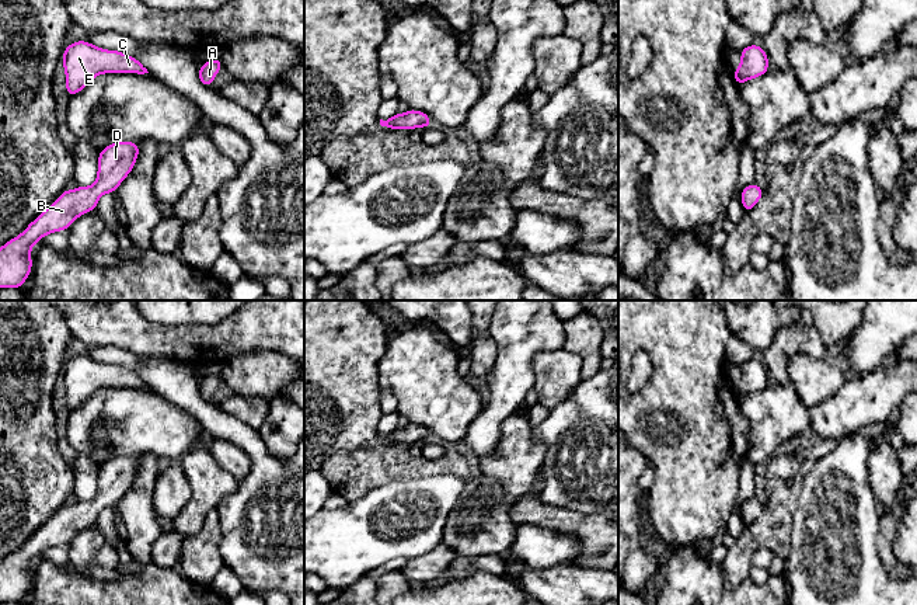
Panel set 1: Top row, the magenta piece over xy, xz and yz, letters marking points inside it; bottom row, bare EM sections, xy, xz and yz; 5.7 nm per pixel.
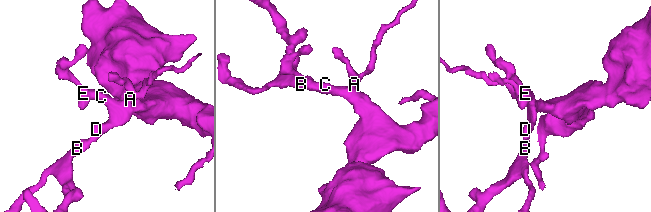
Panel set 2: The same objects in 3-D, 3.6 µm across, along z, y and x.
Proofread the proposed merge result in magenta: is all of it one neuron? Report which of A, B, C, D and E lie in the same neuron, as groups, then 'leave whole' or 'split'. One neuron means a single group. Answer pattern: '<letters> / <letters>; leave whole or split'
A B C D E; leave whole

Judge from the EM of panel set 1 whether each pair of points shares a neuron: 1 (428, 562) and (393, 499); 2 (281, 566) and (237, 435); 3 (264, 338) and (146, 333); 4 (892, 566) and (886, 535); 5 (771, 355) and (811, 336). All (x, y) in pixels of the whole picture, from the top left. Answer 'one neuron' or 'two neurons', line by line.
1: two neurons
2: one neuron
3: one neuron
4: one neuron
5: one neuron

